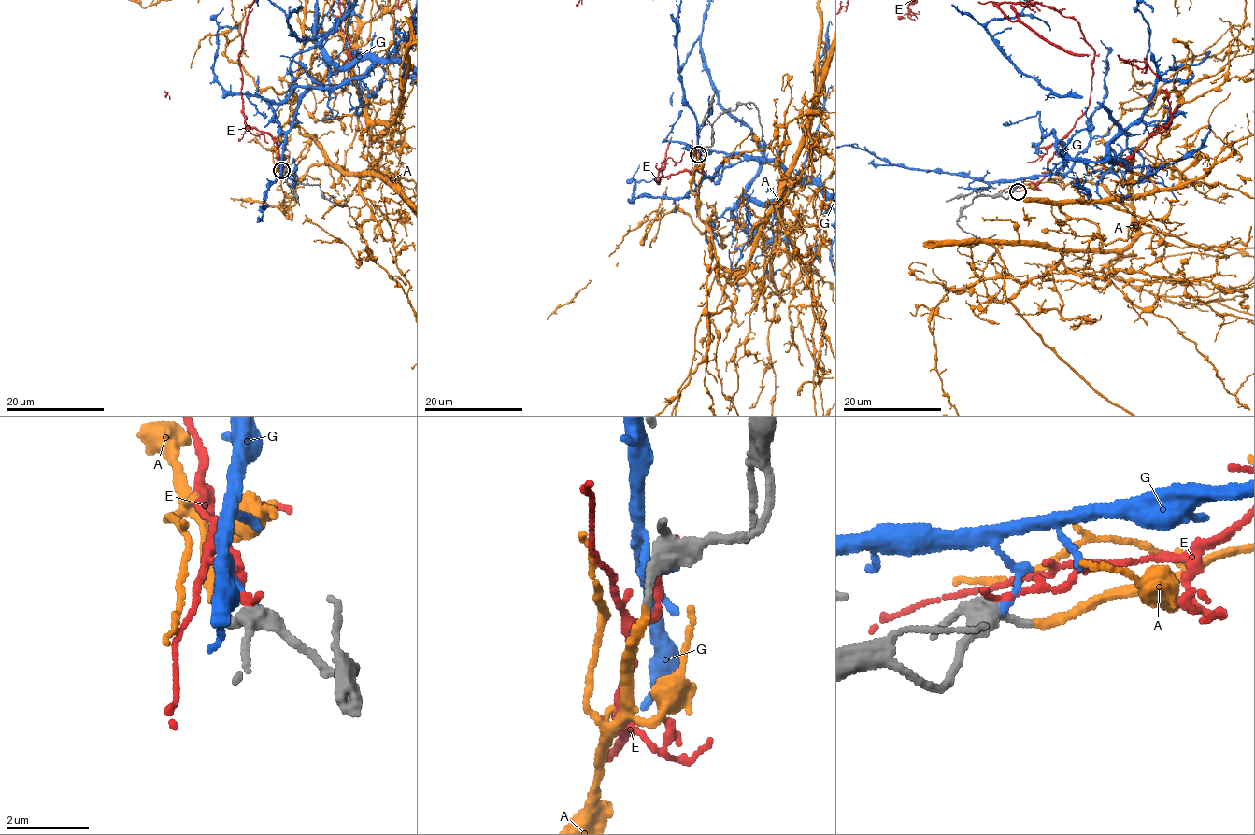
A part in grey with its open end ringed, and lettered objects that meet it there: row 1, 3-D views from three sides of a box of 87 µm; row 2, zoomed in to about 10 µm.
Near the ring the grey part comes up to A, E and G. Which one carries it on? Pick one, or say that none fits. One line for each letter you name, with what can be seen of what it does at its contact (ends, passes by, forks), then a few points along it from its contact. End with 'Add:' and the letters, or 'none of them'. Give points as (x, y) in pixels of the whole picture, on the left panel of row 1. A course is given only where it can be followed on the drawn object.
A: it ends
Add: A

